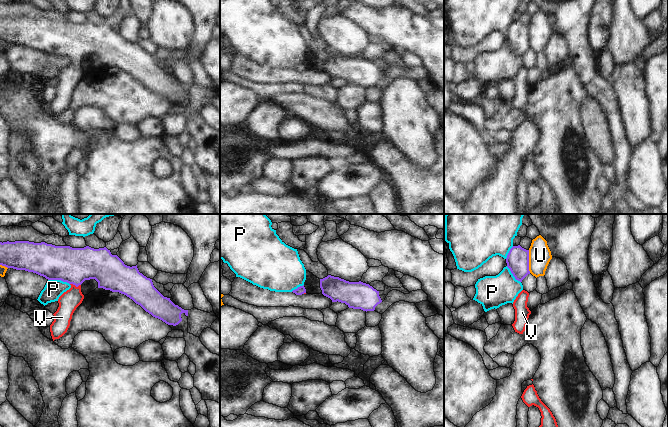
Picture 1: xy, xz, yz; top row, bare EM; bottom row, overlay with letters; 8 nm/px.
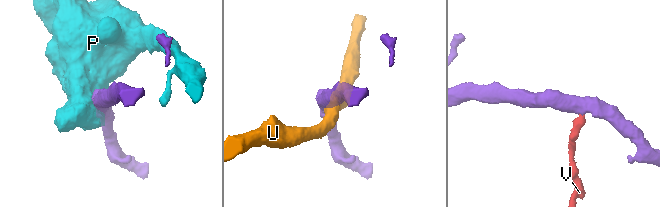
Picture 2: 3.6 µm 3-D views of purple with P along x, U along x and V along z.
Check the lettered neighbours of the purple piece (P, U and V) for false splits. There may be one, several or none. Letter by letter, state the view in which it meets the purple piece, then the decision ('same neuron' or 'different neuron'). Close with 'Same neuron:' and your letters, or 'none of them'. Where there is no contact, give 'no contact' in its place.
P: xy | different neuron
U: yz | different neuron
V: xy | same neuron
Same neuron: V

